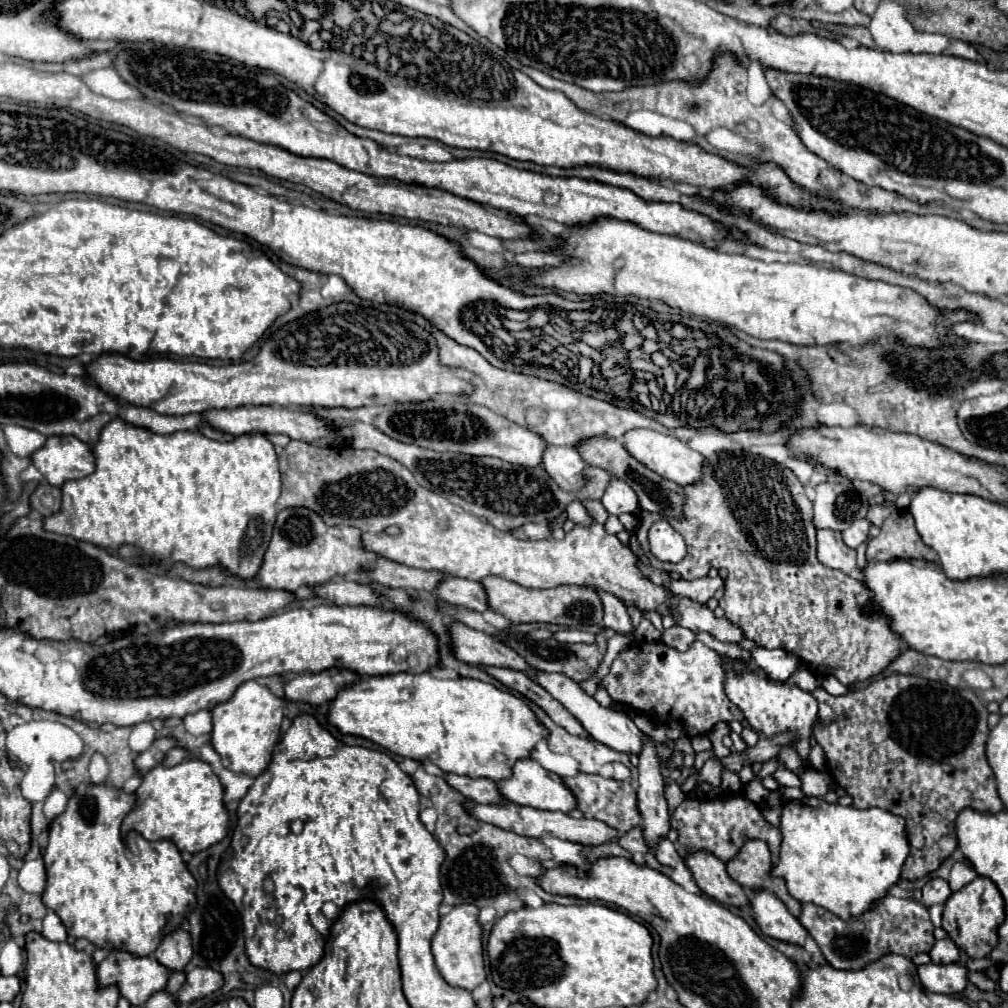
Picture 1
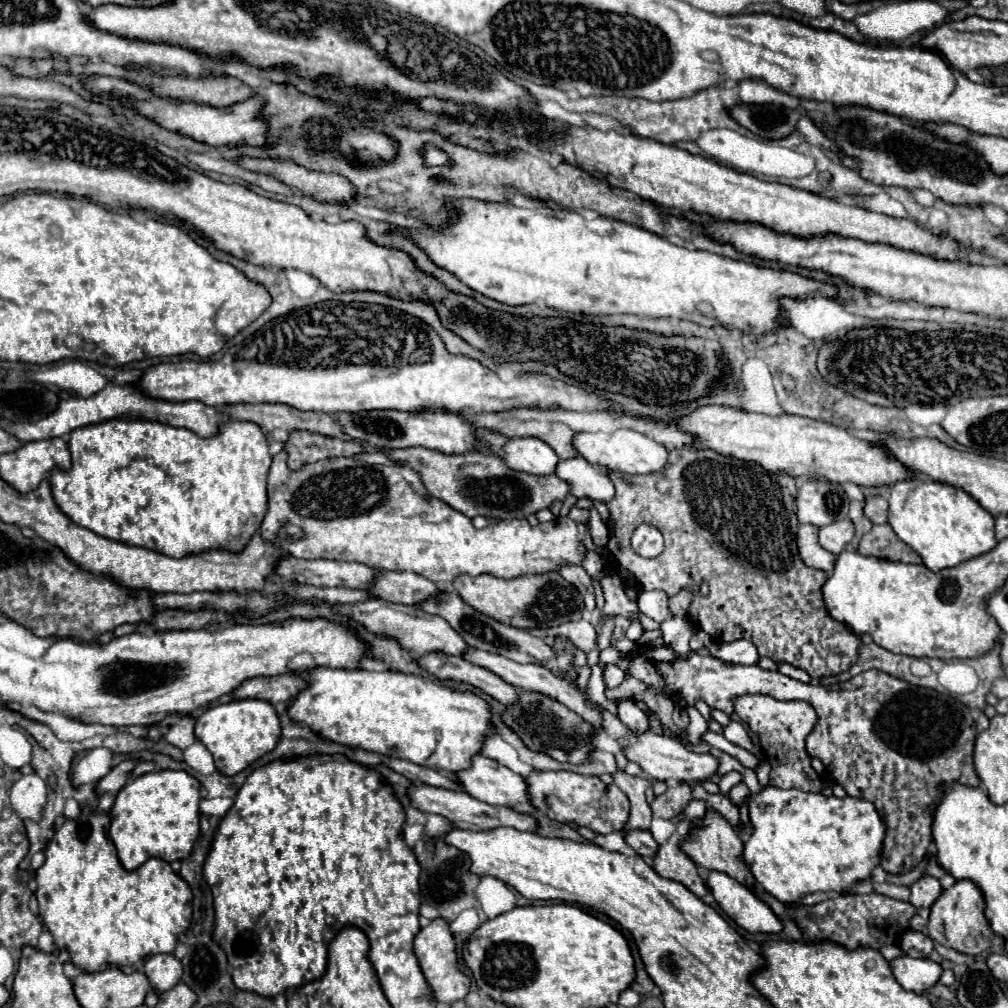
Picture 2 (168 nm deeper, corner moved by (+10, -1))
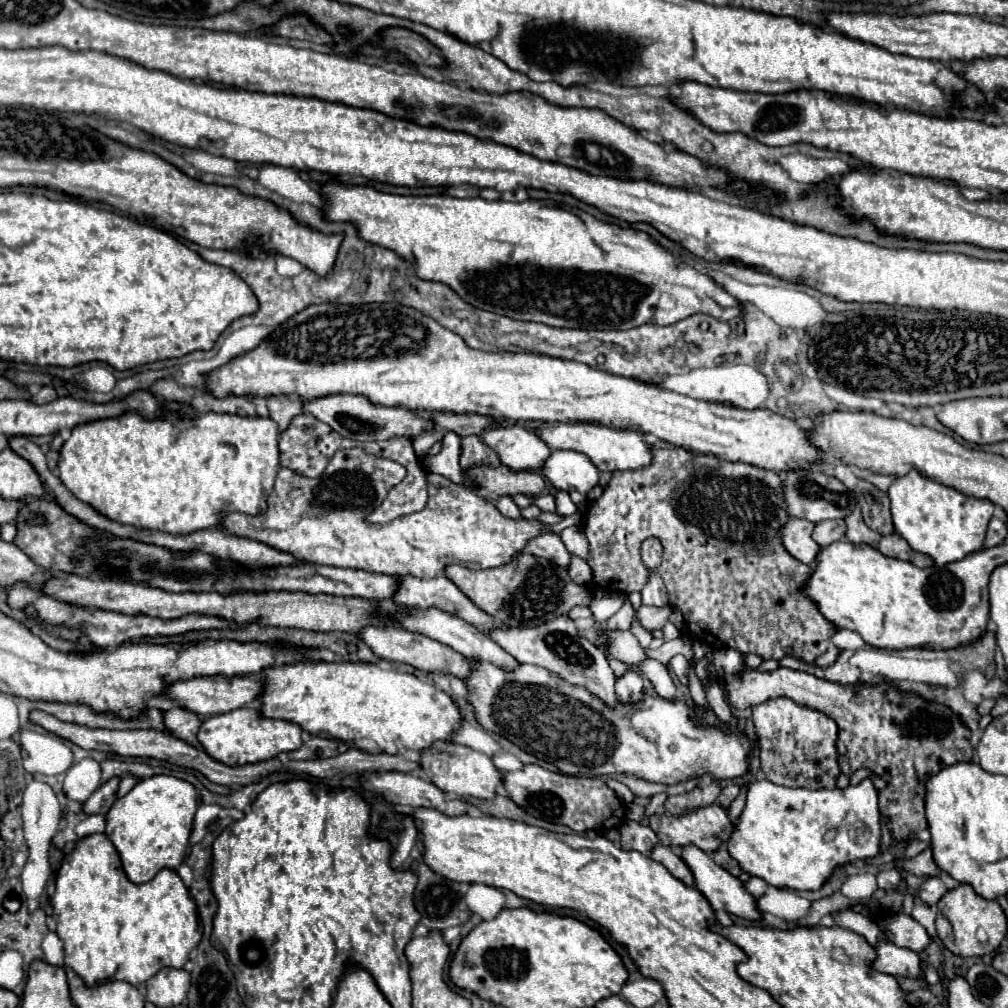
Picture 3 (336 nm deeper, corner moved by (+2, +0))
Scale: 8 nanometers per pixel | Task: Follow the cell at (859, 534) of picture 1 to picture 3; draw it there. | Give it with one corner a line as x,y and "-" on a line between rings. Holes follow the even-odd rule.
824,520
824,522
816,524
812,538
824,548
824,546
830,546
830,544
842,540
844,534
846,534
846,522
844,520

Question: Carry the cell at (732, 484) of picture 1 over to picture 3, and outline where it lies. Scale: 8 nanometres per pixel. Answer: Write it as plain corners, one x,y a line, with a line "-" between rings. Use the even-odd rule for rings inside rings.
684,448
654,450
652,466
646,466
644,470
636,470
636,472
622,472
622,470
612,472
612,480
610,480
608,488
604,490
600,502
590,506
588,512
586,512
584,530
586,530
588,542
590,542
588,564
594,570
592,586
594,588
596,586
604,588
606,592
622,592
622,594
630,594
630,592
636,592
636,590
640,592
646,586
648,578
650,578
650,570
640,558
640,544
642,544
644,538
656,536
656,538
660,538
660,542
664,546
664,556
662,556
662,562
658,566
658,574
662,576
662,580
664,580
664,584
668,588
670,604
674,604
676,608
682,610
686,626
688,626
688,630
690,630
694,640
702,642
704,646
710,646
710,648
728,646
728,648
736,648
736,650
744,650
744,652
754,652
754,654
762,656
764,660
770,660
770,658
782,660
784,656
794,656
794,658
800,658
806,664
828,668
828,666
832,666
836,662
836,658
840,654
840,648
836,648
832,644
832,640
830,640
836,634
836,626
832,622
828,622
820,614
818,606
804,594
804,584
810,580
814,568
802,564
796,558
792,558
792,554
788,554
788,550
784,548
784,542
782,542
782,536
780,536
780,528
788,522
788,518
790,518
790,514
786,510
784,480
782,480
780,474
764,470
764,468
758,468
758,466
750,466
750,464
744,464
744,462
728,462
728,460
716,458
712,454
692,454
692,452
684,450

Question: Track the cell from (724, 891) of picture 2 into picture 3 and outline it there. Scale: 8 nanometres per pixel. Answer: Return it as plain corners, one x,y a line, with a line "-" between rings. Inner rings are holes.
684,846
680,850
680,856
688,864
688,868
692,870
692,874
696,878
696,888
706,896
706,900
710,902
710,906
716,912
726,910
728,914
734,914
734,916
740,916
740,918
746,918
746,920
762,920
762,912
756,904
756,898
744,888
740,878
736,878
730,872
726,872
724,868
720,868
706,852
702,852
696,846

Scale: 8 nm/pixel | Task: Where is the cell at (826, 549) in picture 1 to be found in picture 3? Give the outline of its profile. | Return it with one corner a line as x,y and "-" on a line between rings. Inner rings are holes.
790,518
786,526
782,526
780,530
786,550
794,558
810,566
816,564
816,556
820,552
820,546
812,538
812,530
814,530
814,524
808,520
800,520
800,518

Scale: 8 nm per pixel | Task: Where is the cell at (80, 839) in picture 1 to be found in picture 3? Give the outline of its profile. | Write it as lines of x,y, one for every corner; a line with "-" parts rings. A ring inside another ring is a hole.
90,834
76,842
72,852
64,854
62,866
56,874
56,890
50,898
52,918
56,920
56,934
64,942
64,962
88,982
96,986
106,980
124,980
134,986
144,984
160,968
182,968
196,944
202,938
202,926
196,914
196,904
180,880
180,876
162,868
150,882
134,884
122,870
120,856
106,834

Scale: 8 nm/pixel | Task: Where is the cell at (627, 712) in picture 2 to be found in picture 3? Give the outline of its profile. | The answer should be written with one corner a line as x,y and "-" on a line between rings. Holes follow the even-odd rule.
628,670
624,678
616,680
616,696
620,702
630,704
630,702
640,702
644,698
644,684
642,676
634,670

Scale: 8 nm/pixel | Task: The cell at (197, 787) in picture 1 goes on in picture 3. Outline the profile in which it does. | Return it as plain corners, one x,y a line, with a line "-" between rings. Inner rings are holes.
168,774
142,778
126,796
114,802
114,806
106,814
104,832
116,846
122,868
132,882
148,882
162,868
176,870
184,862
196,810
196,788
190,782

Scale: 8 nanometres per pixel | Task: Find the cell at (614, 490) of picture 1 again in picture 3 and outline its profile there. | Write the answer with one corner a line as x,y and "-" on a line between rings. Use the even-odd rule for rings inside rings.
554,450
542,468
542,476
558,490
578,490
588,494
598,484
600,472
586,454
574,450

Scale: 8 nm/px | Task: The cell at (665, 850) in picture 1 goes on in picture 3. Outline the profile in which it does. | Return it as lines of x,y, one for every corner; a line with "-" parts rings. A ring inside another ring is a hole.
626,820
620,828
620,834
622,834
620,846
624,850
636,850
646,856
658,844
658,836
654,834
654,830
650,826
642,826
640,822
634,822
634,820

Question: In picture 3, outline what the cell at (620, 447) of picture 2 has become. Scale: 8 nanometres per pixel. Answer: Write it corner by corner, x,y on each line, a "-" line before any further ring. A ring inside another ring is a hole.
572,422
572,424
542,424
540,430
534,430
552,450
576,450
586,454
594,466
604,472
614,470
640,470
652,464
652,448
646,444
644,434
634,430
614,430
600,424
590,422

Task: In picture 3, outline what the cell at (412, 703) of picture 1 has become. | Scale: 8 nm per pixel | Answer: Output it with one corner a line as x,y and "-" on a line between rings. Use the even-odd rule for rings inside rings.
296,662
286,666
276,666
264,670
264,692
260,696
260,712
266,718
282,718
298,724
302,730
320,736
336,738
354,748
360,748
370,754
398,754
400,748
422,752
432,748
434,742
452,742
452,736
462,724
462,714
454,700
436,690
432,684
418,680
412,674
380,668
378,664
368,662

